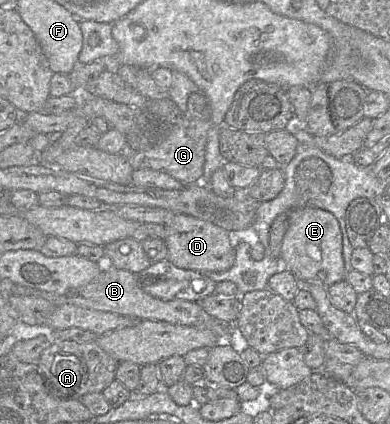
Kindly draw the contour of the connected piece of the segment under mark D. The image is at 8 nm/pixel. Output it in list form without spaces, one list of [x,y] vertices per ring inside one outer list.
[[[173,213],[171,221],[164,226],[167,260],[174,266],[192,271],[224,272],[234,265],[235,247],[231,243],[229,232],[223,228],[182,213]]]

